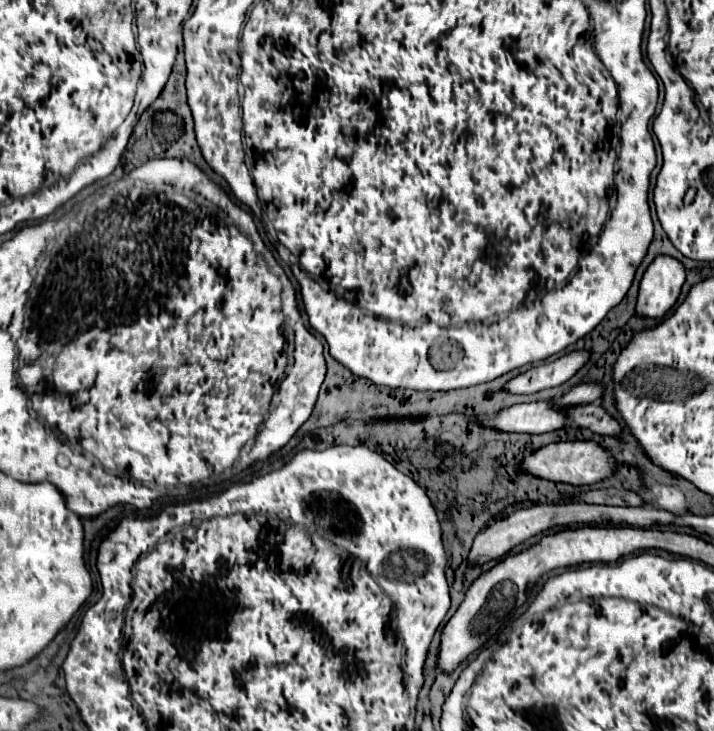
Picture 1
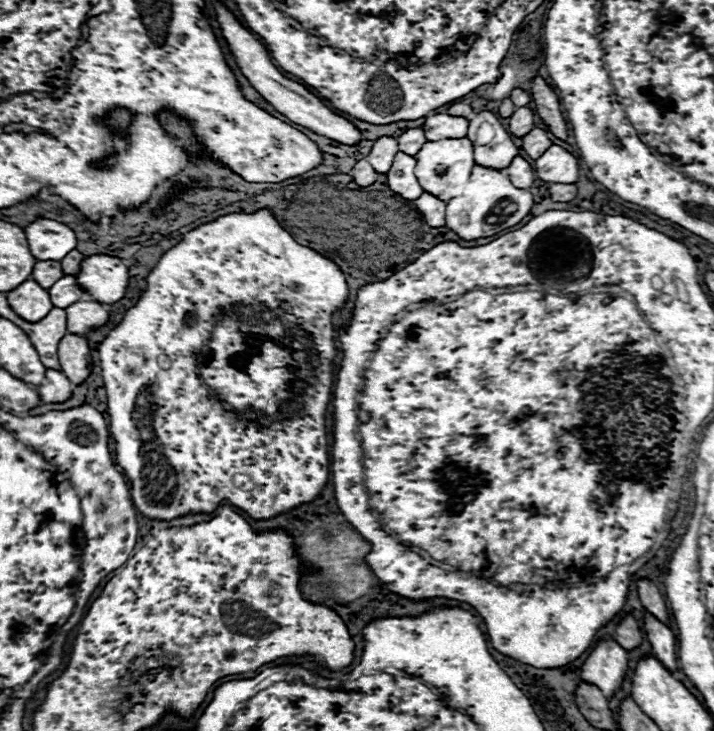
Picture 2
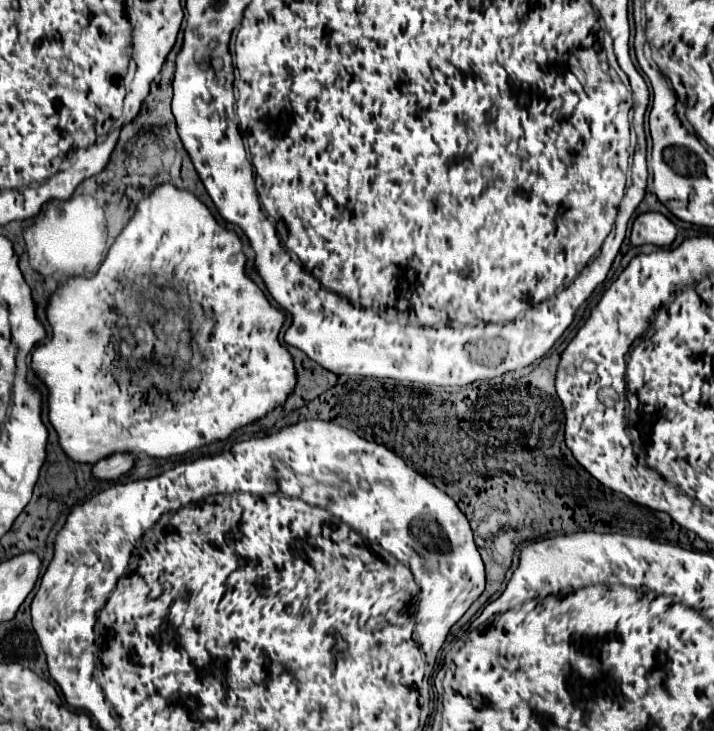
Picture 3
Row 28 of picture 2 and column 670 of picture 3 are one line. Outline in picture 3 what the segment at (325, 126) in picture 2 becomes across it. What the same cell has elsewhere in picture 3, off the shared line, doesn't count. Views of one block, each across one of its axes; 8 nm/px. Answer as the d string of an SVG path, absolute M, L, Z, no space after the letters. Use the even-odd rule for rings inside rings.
M646 212L634 220L630 242L632 246L654 244L654 246L670 246L676 238L676 226L662 216L660 212Z

